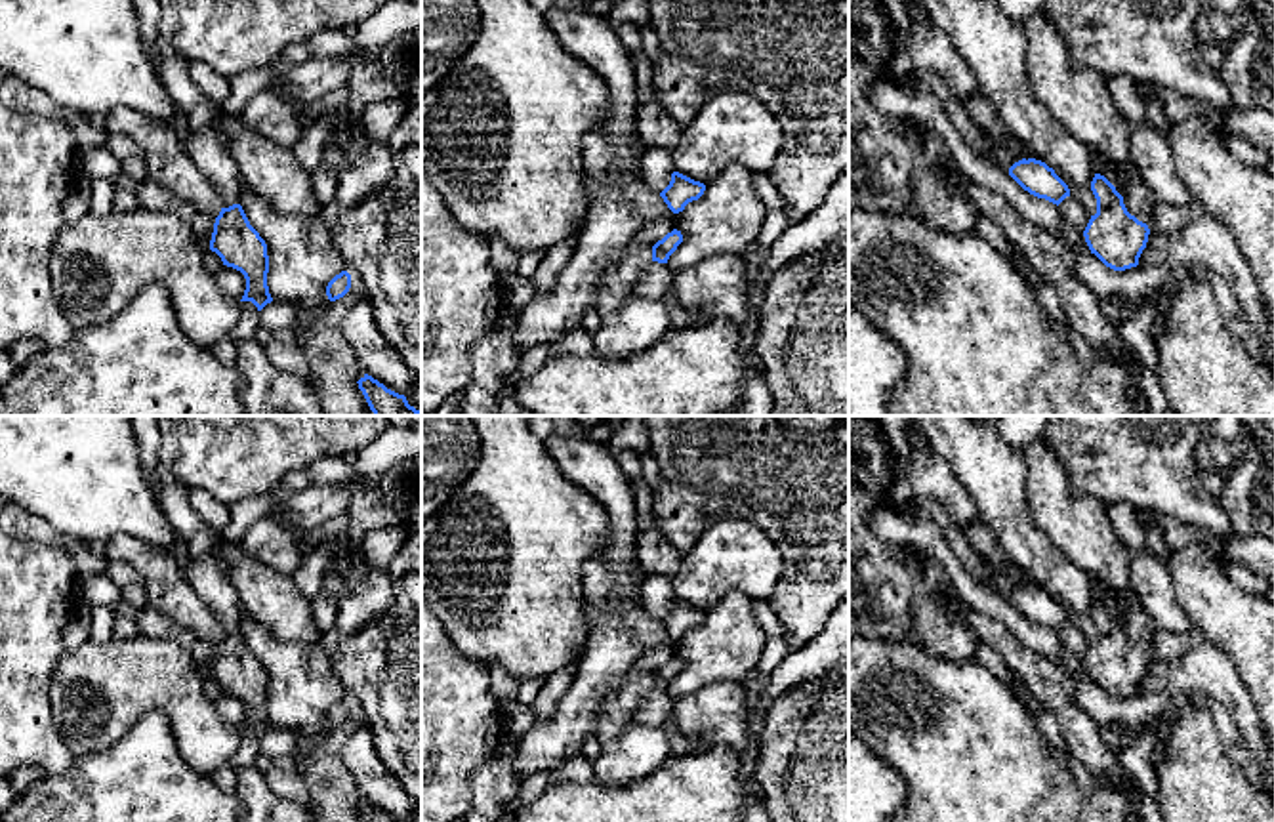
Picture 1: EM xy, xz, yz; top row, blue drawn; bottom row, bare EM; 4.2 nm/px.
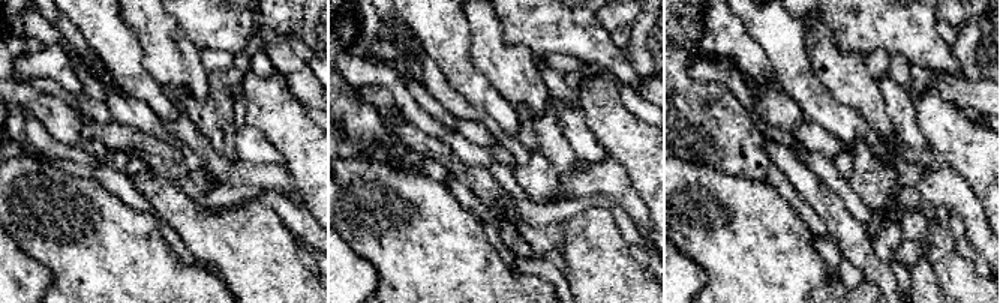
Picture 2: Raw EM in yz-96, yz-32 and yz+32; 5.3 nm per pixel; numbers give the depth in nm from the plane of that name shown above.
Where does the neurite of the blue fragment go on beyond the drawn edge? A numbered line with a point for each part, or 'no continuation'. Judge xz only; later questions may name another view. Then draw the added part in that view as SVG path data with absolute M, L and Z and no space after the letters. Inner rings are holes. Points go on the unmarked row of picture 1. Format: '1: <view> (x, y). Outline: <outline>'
1: xz (655, 708). Outline: M650 688L639 700L635 719L637 725L664 727L671 717L673 700L668 690Z

